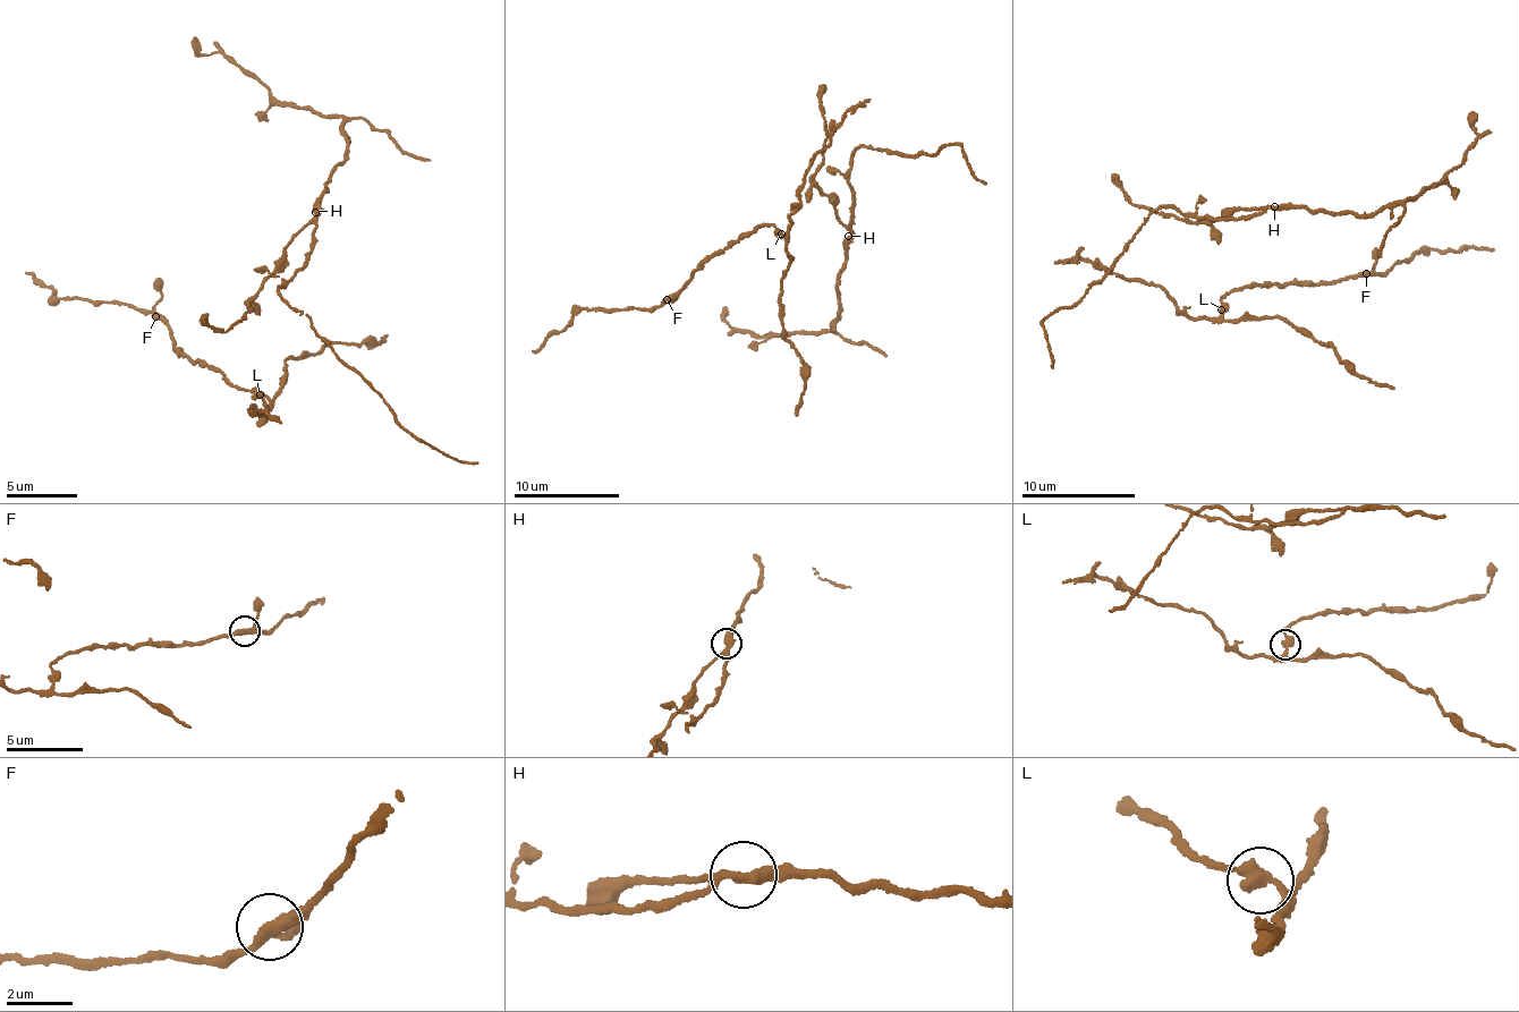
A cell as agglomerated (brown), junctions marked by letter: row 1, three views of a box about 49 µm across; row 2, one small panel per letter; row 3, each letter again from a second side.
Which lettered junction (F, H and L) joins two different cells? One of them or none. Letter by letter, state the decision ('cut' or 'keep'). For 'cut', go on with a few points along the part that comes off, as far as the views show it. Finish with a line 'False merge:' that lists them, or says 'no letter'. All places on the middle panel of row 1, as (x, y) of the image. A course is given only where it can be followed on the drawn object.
F: keep
H: keep
L: cut | (780, 234), (789, 260), (781, 291), (783, 337), (798, 355), (805, 377), (796, 415)
False merge: L

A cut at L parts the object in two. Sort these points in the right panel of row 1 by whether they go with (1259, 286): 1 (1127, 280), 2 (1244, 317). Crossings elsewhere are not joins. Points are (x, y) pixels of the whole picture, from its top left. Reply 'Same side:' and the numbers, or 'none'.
Same side: none

